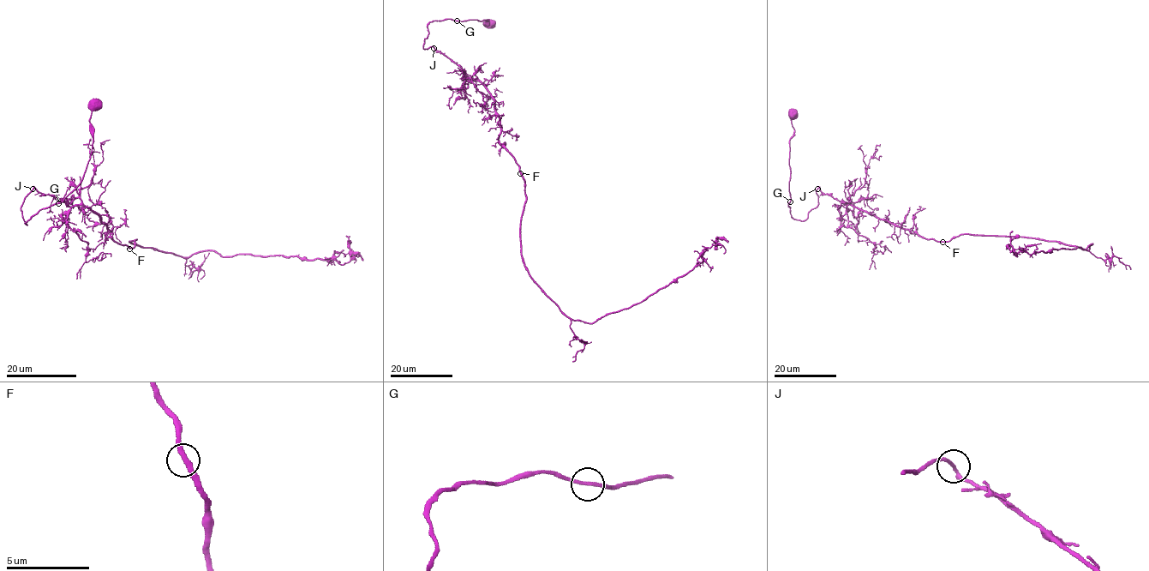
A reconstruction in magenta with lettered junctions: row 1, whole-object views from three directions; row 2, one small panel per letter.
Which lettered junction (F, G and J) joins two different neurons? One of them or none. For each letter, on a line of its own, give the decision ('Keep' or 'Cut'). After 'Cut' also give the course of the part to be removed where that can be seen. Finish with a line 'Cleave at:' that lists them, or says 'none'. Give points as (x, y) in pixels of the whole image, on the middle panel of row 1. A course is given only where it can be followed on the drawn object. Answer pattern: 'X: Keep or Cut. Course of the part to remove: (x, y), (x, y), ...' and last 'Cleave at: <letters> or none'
F: Keep
G: Keep
J: Keep
Cleave at: none

